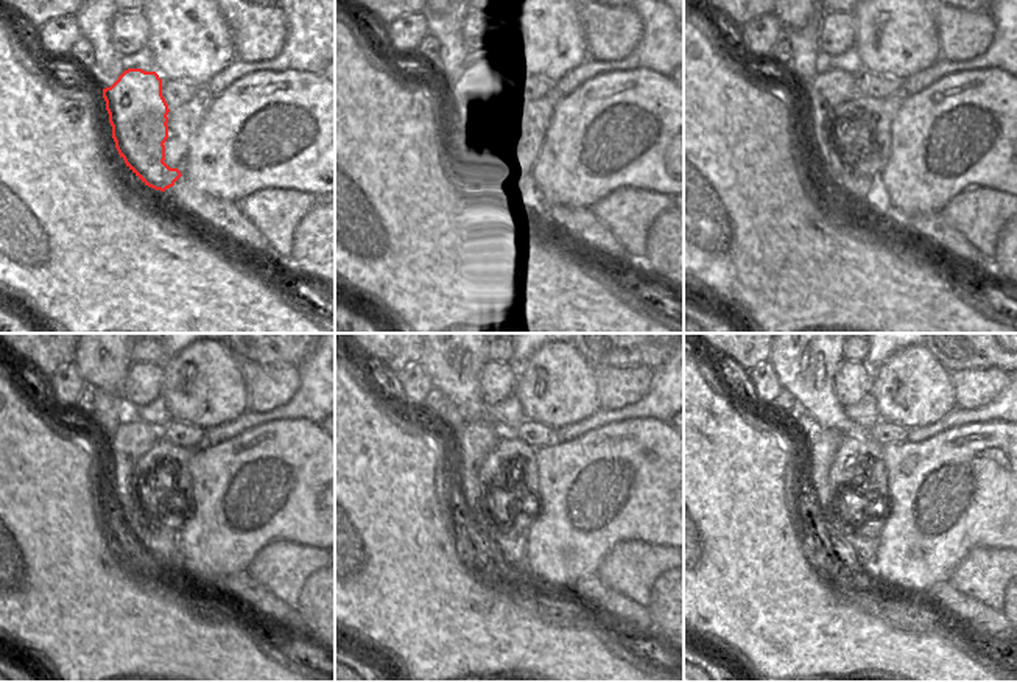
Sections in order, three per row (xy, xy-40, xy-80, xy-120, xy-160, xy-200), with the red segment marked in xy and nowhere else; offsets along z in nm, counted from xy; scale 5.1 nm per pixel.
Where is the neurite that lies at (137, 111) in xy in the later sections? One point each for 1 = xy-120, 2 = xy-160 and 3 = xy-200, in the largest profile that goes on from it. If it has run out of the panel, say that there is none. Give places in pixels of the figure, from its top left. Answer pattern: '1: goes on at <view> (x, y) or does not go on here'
1: goes on at xy-120 (153, 527)
2: goes on at xy-160 (505, 530)
3: goes on at xy-200 (852, 514)

